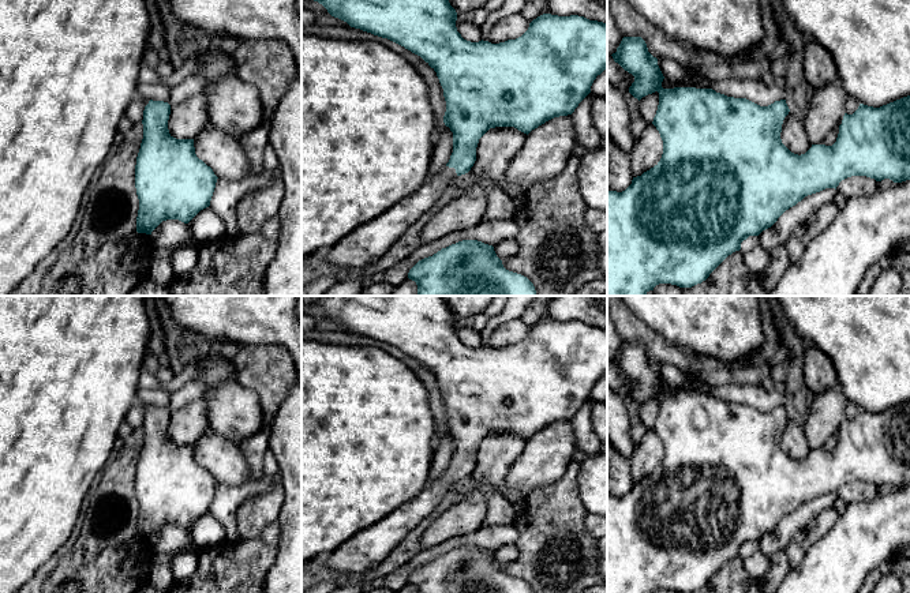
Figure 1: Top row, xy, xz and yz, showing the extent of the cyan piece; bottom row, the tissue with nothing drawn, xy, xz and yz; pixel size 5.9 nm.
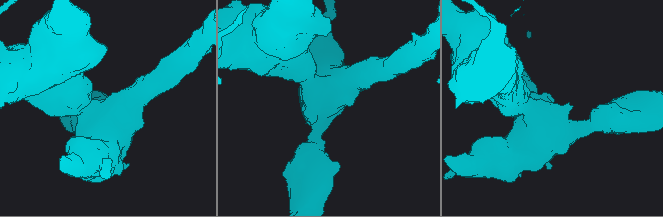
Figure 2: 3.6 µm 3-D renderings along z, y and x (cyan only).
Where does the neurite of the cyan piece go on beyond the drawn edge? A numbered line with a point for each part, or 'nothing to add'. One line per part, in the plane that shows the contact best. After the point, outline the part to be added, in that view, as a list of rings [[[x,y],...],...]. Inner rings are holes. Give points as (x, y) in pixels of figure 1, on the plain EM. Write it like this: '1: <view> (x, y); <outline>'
1: xz (363, 551); [[[445,472],[413,500],[337,547],[327,556],[327,567],[341,577],[349,574],[357,577],[374,568],[416,525],[439,506],[443,495],[449,492],[454,483],[457,483],[456,474]]]

